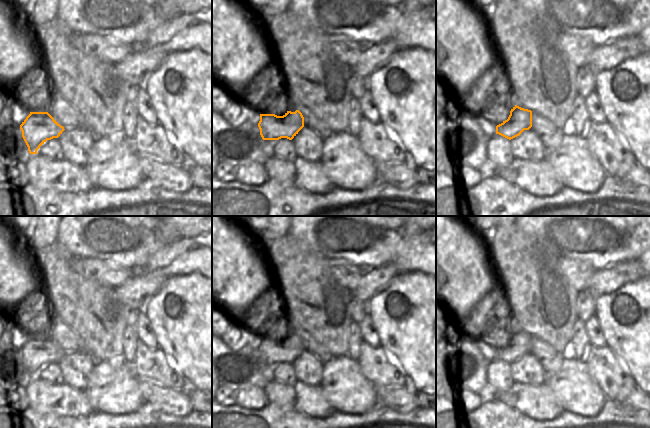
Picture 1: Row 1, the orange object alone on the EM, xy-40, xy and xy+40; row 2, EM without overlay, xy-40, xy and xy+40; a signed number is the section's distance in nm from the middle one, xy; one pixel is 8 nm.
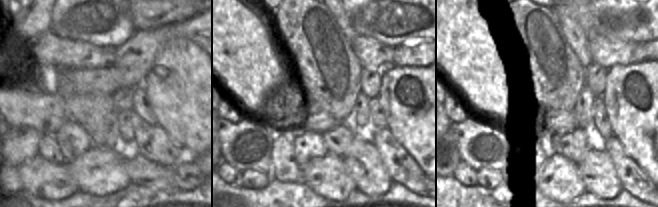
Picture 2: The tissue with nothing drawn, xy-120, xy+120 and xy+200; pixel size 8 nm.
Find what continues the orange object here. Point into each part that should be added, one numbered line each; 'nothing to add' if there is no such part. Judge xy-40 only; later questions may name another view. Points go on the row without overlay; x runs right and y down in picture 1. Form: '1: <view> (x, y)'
nothing to add

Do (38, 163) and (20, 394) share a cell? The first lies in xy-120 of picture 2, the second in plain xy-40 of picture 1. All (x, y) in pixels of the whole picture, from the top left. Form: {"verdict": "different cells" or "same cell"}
{"verdict": "different cells"}

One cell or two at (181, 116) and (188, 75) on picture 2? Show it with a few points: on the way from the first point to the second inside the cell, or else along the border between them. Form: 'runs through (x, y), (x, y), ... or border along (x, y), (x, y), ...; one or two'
runs through (188, 106), (188, 85); one

